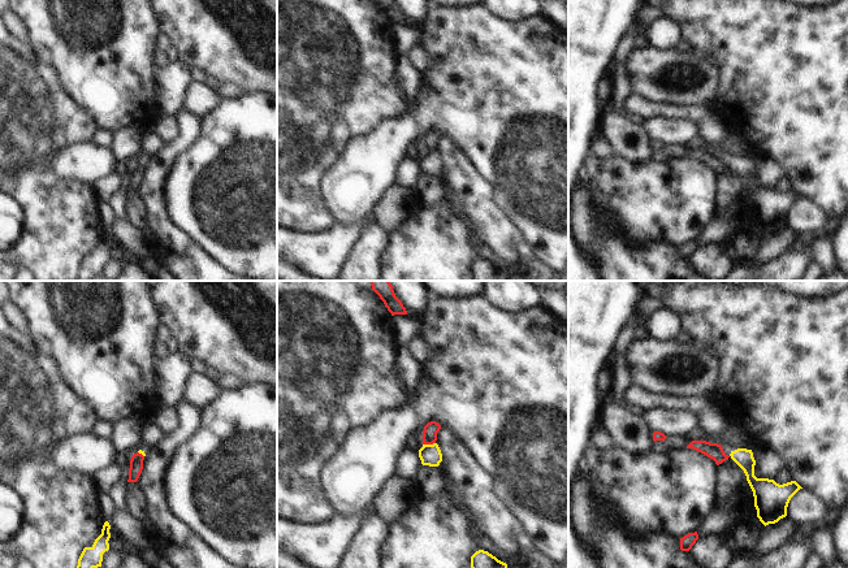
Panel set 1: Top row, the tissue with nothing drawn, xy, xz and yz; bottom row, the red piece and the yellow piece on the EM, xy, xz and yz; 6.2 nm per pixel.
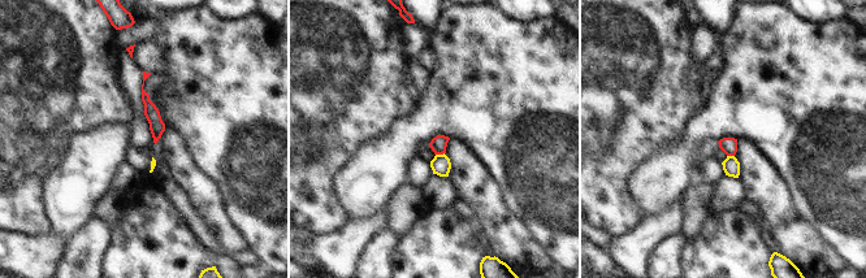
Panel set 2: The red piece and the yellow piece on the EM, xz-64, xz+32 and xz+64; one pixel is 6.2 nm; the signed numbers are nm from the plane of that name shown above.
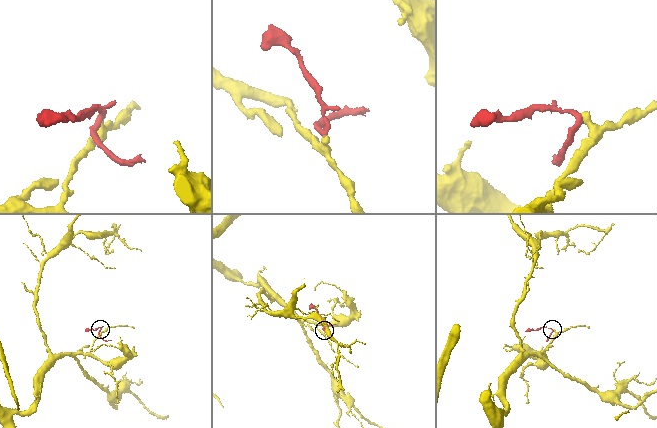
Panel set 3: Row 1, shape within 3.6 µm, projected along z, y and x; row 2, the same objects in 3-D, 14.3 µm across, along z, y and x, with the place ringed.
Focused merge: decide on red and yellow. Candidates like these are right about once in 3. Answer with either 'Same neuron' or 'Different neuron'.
Different neuron.

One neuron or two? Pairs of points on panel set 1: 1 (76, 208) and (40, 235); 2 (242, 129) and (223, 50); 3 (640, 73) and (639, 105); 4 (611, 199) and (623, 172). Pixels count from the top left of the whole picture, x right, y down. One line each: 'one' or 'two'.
1: one
2: two
3: two
4: one

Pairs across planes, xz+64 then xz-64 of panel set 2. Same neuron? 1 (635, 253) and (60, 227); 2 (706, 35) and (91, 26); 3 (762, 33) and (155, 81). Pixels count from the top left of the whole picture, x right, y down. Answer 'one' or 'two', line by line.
1: two
2: two
3: two

